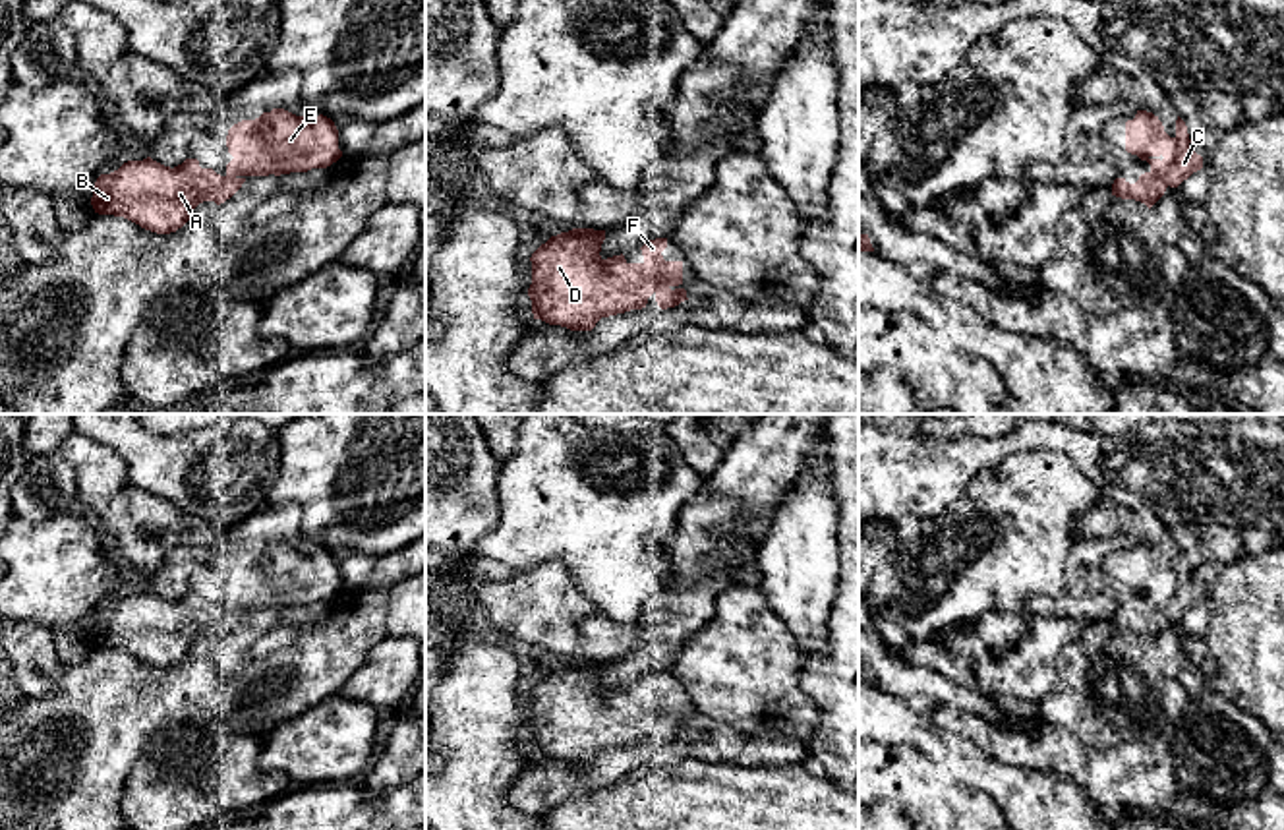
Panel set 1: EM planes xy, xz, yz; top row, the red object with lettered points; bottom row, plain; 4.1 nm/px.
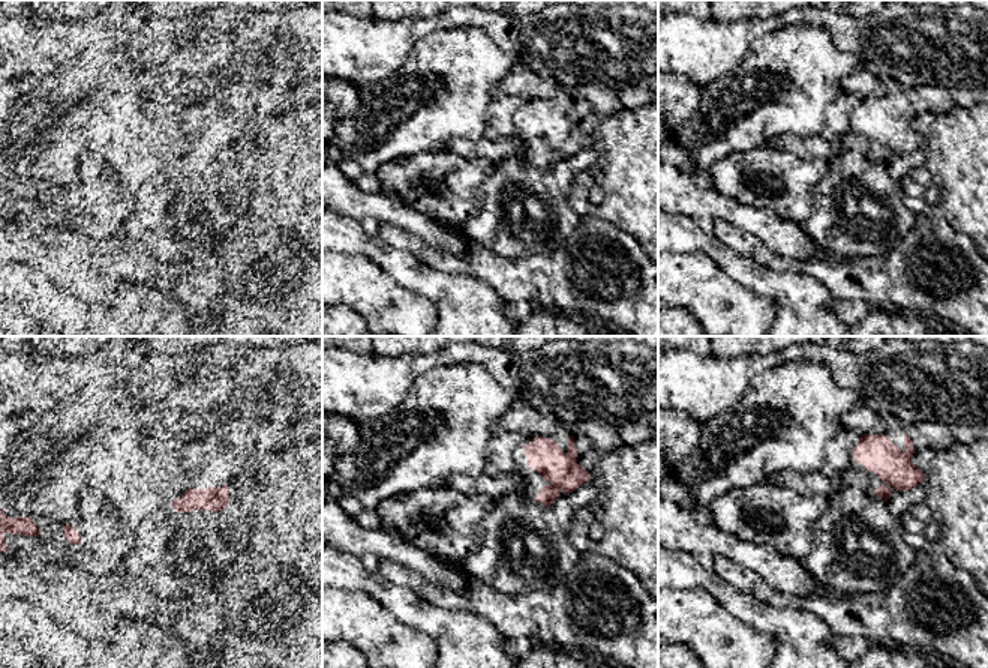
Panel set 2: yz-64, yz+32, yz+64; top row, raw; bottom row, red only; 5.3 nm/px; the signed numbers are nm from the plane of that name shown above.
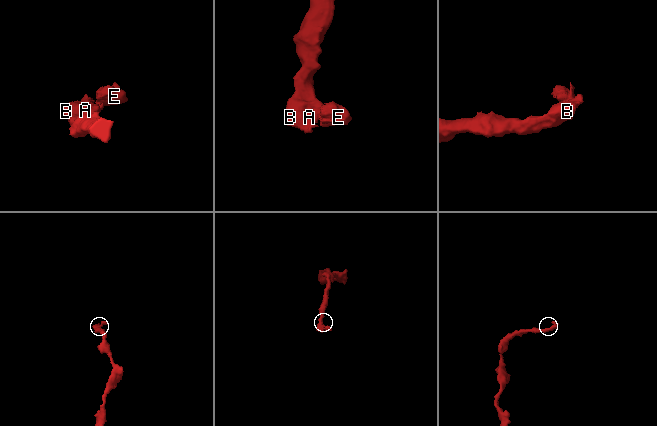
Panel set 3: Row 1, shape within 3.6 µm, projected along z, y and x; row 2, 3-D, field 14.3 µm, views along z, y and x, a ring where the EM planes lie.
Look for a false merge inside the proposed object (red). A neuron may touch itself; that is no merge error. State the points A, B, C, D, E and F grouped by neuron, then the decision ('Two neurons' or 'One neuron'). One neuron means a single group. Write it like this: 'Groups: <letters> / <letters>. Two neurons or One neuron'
Groups: A B C D E F. One neuron

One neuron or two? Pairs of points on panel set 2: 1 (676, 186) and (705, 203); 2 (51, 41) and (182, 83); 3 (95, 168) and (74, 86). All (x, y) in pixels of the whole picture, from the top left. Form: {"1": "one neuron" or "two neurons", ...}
{"1": "one neuron", "2": "two neurons", "3": "two neurons"}

